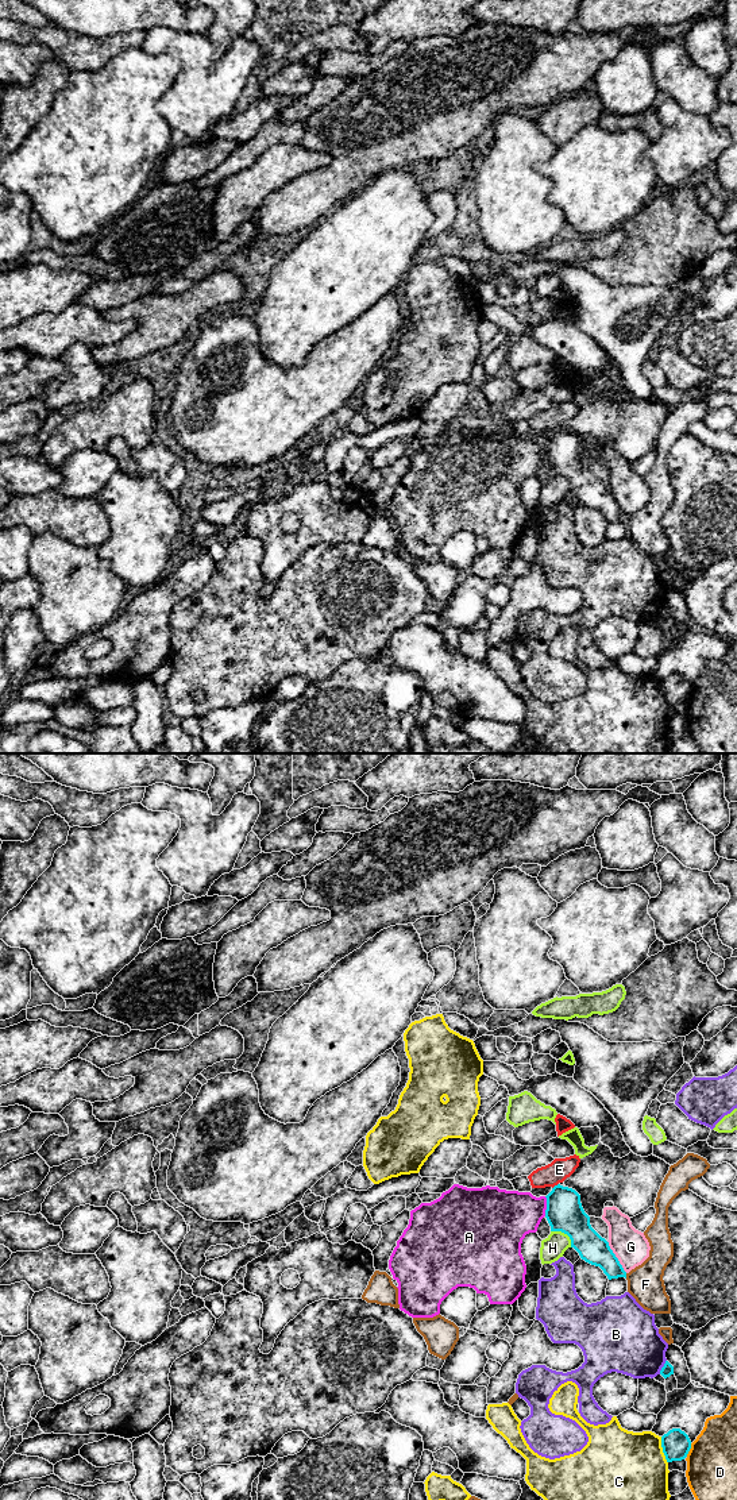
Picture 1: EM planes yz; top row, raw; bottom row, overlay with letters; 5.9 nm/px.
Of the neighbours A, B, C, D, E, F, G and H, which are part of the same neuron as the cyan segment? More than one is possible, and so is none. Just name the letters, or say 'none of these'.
none of these

